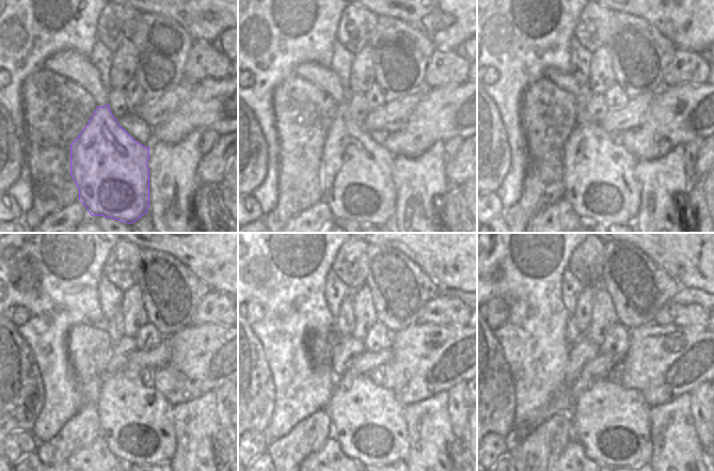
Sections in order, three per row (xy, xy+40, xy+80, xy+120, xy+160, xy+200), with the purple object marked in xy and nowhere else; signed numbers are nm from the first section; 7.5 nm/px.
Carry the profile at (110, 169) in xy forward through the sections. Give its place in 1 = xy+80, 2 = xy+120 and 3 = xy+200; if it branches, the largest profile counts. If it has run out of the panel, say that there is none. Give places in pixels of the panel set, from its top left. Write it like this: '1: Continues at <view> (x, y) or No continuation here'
1: Continues at xy+80 (599, 184)
2: Continues at xy+120 (130, 422)
3: Continues at xy+200 (612, 423).

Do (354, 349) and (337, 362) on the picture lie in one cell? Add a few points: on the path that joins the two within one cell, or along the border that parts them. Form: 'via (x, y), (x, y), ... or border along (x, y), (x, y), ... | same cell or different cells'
via (350, 349), (342, 358) | same cell

